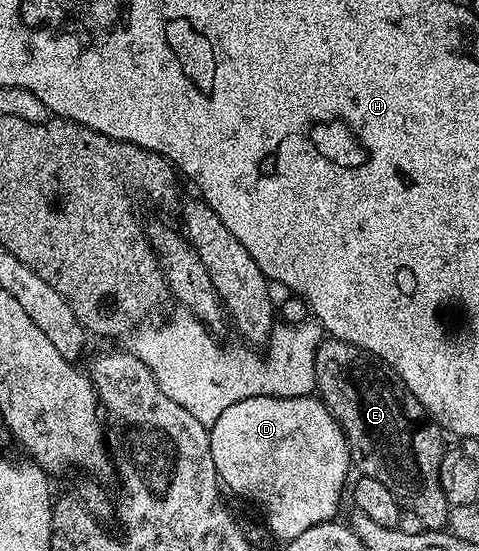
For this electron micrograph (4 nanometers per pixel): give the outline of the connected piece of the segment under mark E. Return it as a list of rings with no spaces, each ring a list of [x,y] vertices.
[[[324,337],[317,348],[315,361],[315,384],[318,397],[327,405],[327,410],[343,429],[347,447],[351,453],[352,467],[362,477],[381,480],[389,492],[399,501],[402,509],[413,512],[421,520],[423,527],[429,530],[441,530],[448,525],[451,507],[445,500],[445,492],[441,492],[439,465],[445,449],[444,431],[431,421],[423,405],[407,390],[407,385],[380,362],[373,354],[368,354],[362,346],[354,346],[339,338]]]

